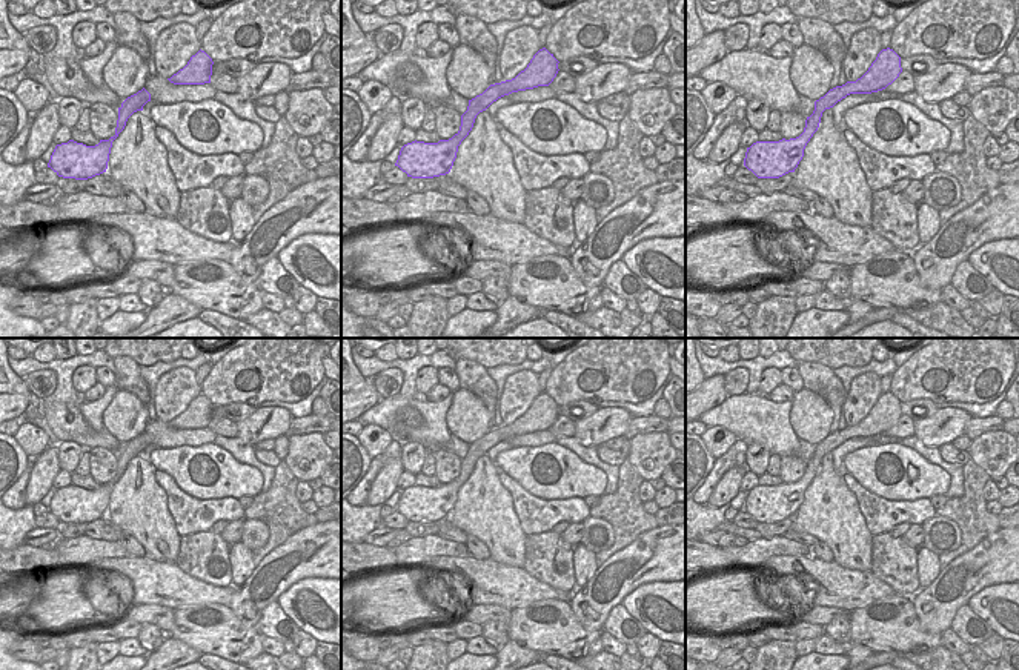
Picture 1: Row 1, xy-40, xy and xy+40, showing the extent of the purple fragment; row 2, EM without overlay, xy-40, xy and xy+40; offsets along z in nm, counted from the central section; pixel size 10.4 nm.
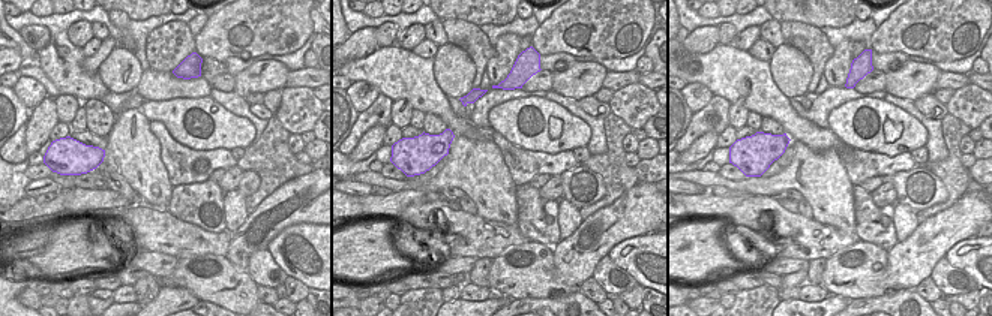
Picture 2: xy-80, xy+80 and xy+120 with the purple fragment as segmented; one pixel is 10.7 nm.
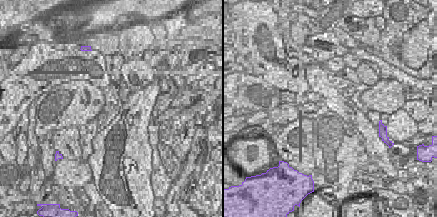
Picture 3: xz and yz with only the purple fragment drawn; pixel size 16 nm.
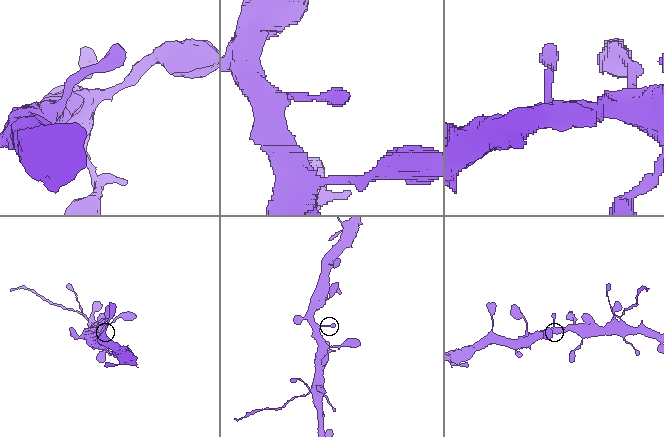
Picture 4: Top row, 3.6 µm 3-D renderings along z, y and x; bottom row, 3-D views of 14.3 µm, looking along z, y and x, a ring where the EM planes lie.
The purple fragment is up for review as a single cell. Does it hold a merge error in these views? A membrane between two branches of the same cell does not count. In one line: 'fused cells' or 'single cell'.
single cell

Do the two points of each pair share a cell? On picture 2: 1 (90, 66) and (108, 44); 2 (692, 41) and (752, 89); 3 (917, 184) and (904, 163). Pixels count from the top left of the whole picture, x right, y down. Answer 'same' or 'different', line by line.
1: same
2: different
3: different

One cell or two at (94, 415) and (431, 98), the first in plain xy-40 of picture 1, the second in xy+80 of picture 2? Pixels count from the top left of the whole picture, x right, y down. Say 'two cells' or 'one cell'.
one cell

